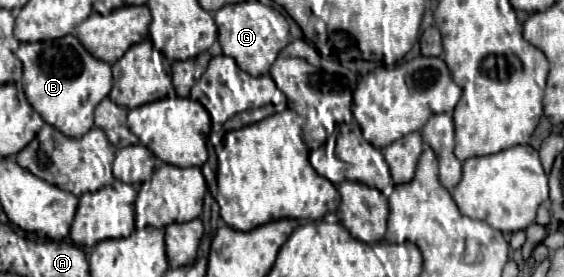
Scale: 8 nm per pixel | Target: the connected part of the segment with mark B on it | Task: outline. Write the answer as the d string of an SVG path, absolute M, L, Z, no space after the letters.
M74 36L48 42L24 42L16 50L24 64L24 92L46 124L70 138L82 138L94 126L94 108L112 88L110 64L94 58Z

